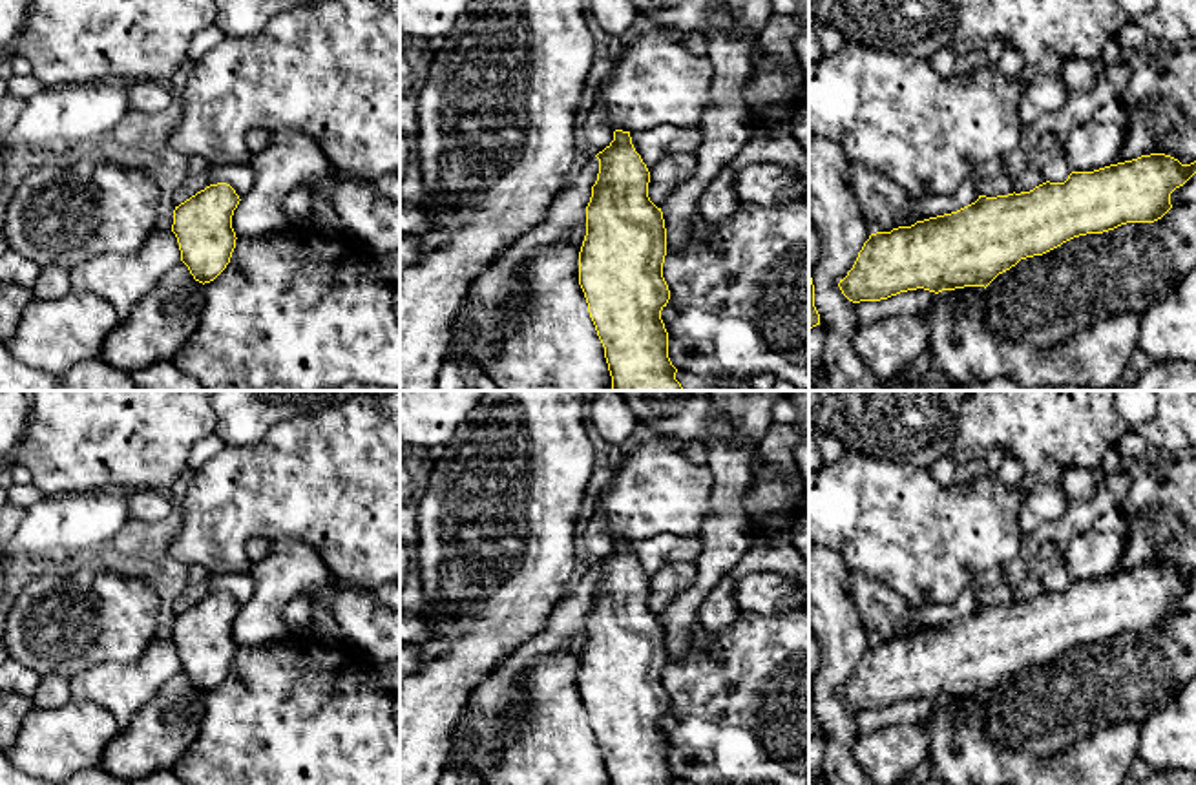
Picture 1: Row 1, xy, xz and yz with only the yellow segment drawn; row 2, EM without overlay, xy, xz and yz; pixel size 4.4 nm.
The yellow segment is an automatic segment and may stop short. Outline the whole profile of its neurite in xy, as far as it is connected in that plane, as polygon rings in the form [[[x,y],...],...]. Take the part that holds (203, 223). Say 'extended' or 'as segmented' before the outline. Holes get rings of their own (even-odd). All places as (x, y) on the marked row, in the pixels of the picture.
as segmented; [[[226,183],[210,184],[173,210],[172,232],[181,261],[199,283],[214,281],[230,263],[236,248],[232,215],[239,195]]]

